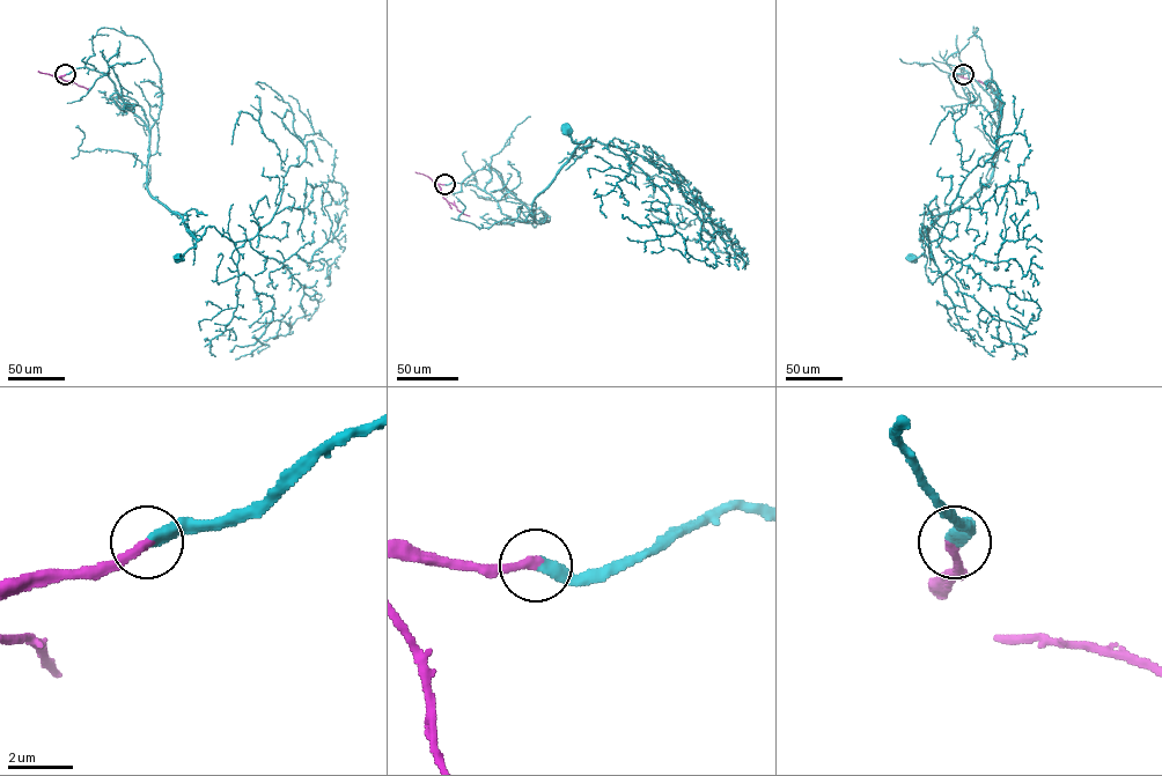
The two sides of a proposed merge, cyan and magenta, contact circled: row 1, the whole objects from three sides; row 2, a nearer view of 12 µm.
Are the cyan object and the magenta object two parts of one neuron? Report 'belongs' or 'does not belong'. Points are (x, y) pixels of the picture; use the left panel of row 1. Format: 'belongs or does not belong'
belongs

